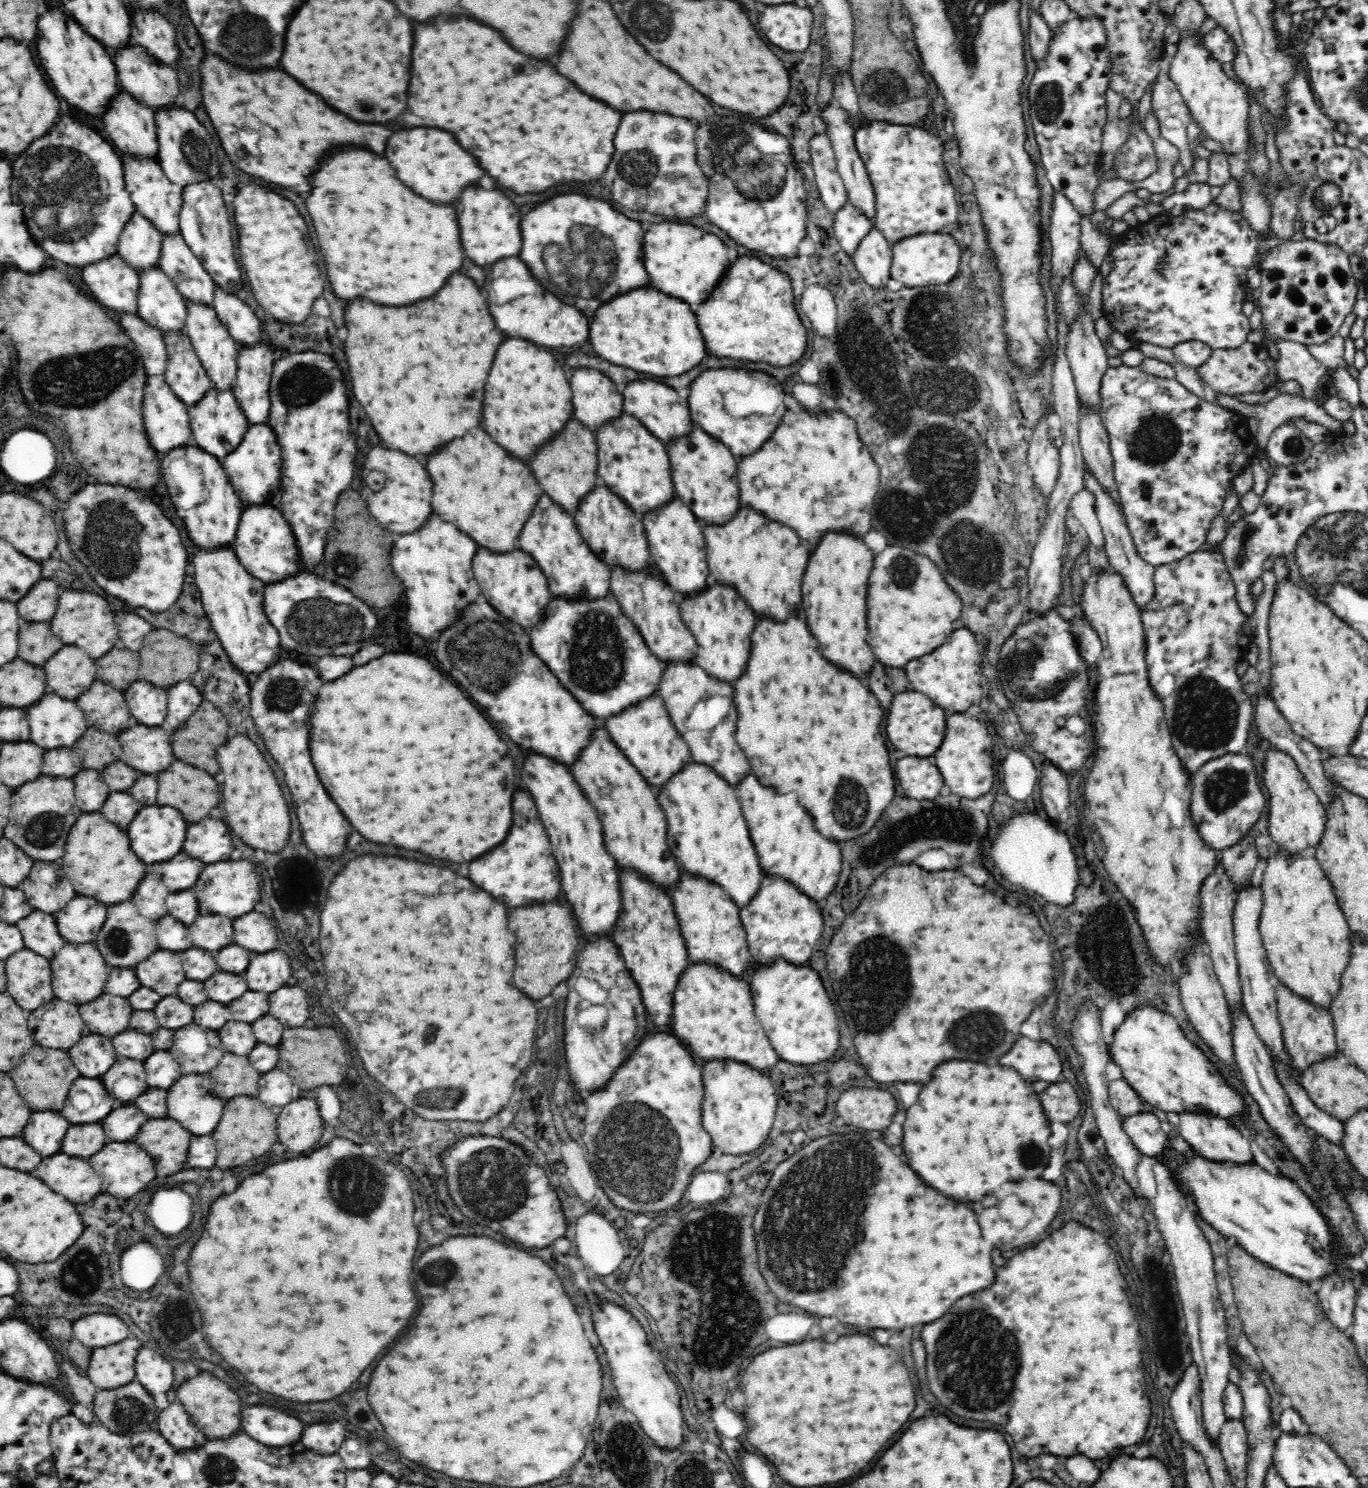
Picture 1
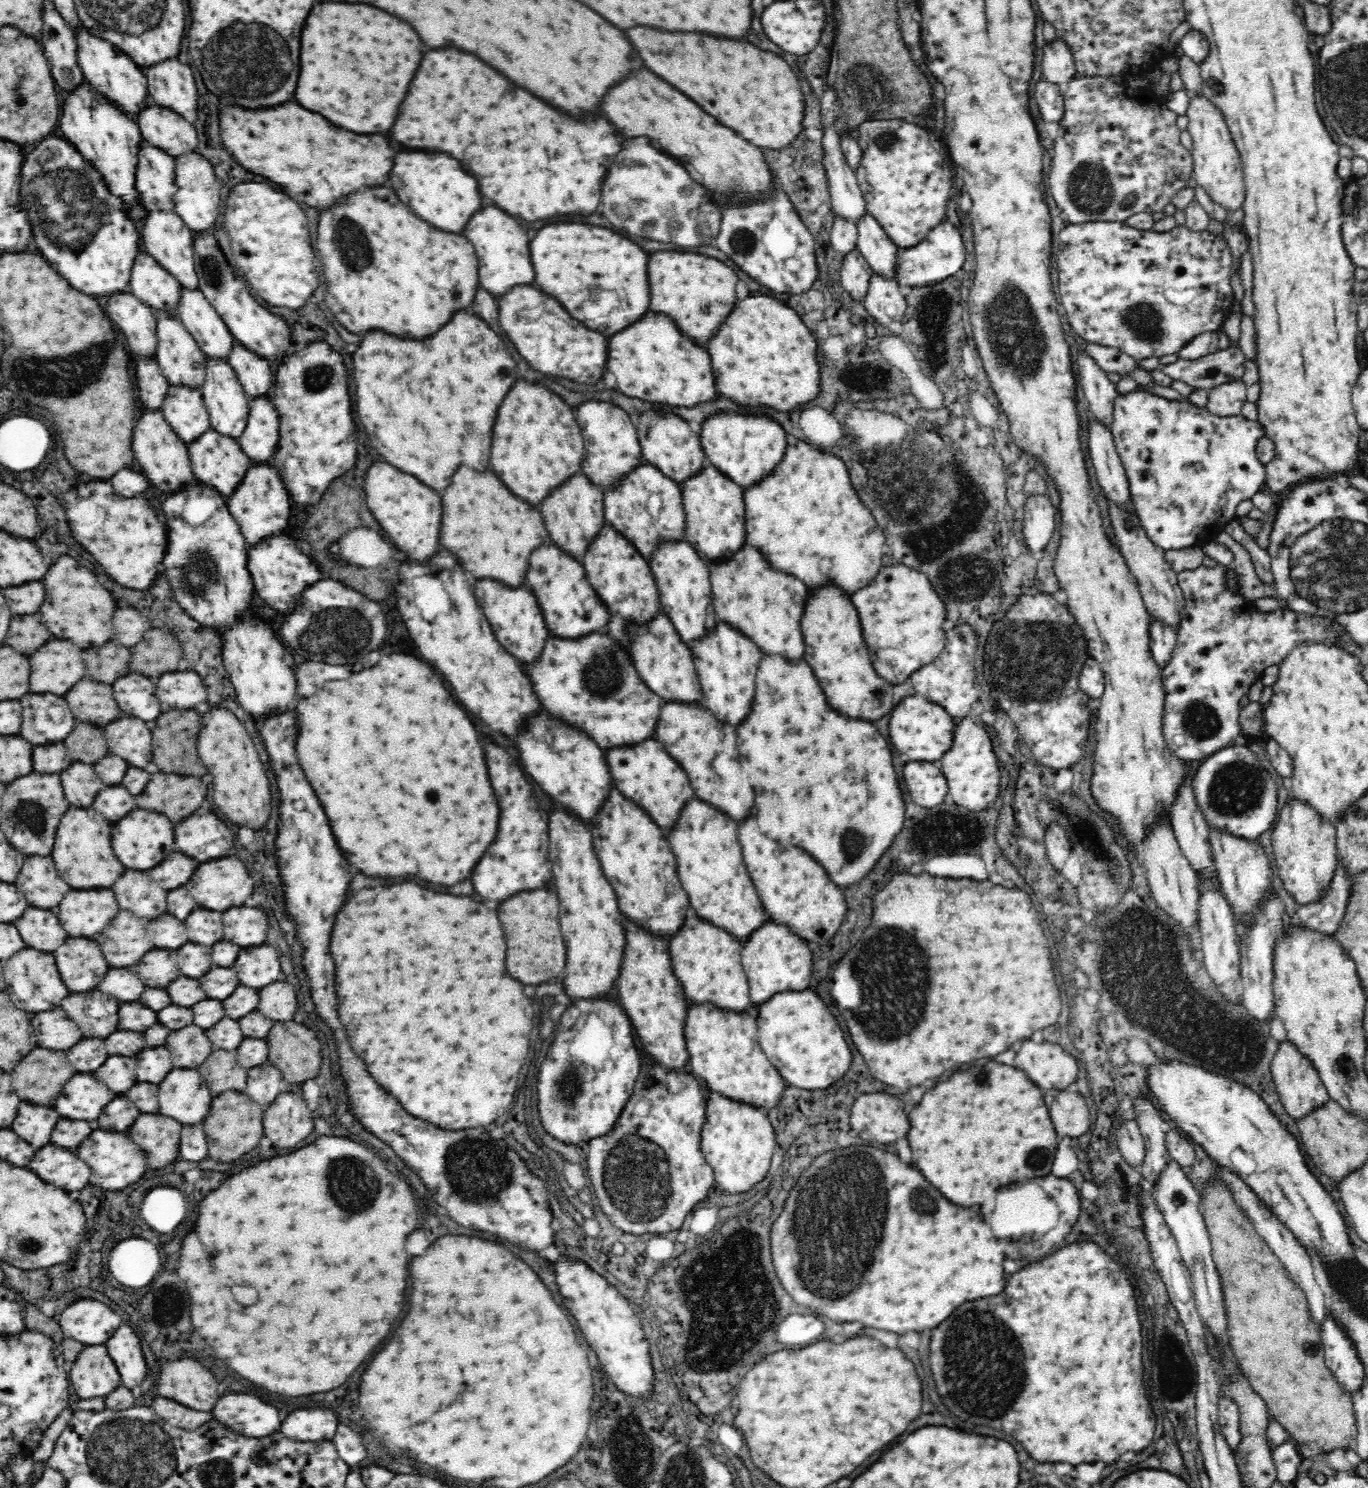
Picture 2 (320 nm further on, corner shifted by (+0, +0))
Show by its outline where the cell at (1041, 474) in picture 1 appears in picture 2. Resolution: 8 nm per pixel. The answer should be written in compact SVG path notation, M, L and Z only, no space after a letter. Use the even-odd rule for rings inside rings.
M1045 495L1027 498L1022 520L1022 539L1032 553L1044 552L1048 546L1056 530L1056 512L1057 509Z

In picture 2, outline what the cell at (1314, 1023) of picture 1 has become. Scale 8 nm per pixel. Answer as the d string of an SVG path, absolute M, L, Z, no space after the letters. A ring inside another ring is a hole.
M1286 1040L1279 1042L1271 1062L1271 1075L1274 1090L1278 1093L1282 1107L1296 1121L1296 1124L1301 1118L1308 1116L1330 1100L1328 1093L1326 1093L1326 1087L1322 1085L1322 1081L1312 1067L1310 1060L1306 1059L1294 1045Z

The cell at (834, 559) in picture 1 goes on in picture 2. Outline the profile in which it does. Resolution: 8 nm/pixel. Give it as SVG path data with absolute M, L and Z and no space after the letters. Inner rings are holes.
M836 586L818 588L804 610L802 616L802 634L806 642L804 660L816 672L824 694L828 696L828 704L836 708L842 716L860 718L860 720L880 720L894 706L892 684L882 680L874 668L868 654L868 648L862 640L862 628L852 606L850 598Z

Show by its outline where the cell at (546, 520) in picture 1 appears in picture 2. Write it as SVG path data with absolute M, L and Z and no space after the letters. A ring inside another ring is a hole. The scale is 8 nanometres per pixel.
M551 540L546 542L546 546L540 546L536 552L532 552L526 580L532 592L536 594L536 600L551 636L578 640L589 634L604 631L610 618L610 611L602 603L602 599L598 597L586 576L583 563L572 559Z

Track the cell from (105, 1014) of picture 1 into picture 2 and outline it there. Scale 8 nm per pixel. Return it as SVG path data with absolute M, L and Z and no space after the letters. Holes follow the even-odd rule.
M100 990L70 994L62 1000L62 1008L86 1038L106 1038L118 1030L118 1002Z

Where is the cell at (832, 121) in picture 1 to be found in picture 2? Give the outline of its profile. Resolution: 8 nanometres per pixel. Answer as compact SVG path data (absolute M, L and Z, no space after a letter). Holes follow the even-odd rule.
M869 213L855 225L858 231L857 249L868 261L873 273L886 280L896 281L900 248L890 240L880 223Z

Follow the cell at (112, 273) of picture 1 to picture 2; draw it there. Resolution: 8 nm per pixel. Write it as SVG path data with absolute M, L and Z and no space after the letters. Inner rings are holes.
M129 291L110 295L108 316L122 330L134 360L154 359L157 349L157 317L150 306Z

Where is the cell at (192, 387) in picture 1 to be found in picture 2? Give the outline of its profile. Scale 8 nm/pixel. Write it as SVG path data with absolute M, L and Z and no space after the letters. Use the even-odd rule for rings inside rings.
M184 385L169 386L160 413L180 441L186 444L210 430L210 415L198 389Z

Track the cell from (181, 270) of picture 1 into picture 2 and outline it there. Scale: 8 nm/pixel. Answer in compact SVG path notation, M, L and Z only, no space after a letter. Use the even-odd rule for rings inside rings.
M200 289L181 290L177 310L184 327L207 359L228 362L235 339Z

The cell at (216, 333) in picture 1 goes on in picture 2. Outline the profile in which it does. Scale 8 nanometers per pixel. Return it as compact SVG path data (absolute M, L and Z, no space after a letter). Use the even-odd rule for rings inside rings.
M207 359L206 380L200 389L208 415L210 415L210 428L222 436L239 440L243 435L249 415L250 398L240 381L236 377L234 369L228 362L220 359Z

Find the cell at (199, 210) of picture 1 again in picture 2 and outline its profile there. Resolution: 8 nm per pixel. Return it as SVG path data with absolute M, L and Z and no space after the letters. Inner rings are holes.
M202 233L193 239L193 253L199 289L227 325L236 343L268 361L282 362L286 358L287 348L294 342L290 340L290 326L280 316L272 314L250 296L240 272L237 273L226 261L212 233Z

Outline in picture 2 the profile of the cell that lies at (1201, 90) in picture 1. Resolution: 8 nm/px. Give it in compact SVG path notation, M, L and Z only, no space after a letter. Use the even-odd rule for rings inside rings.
M1204 95L1191 98L1187 115L1190 120L1187 131L1193 140L1191 150L1193 178L1197 185L1202 187L1210 198L1222 206L1226 212L1229 210L1233 213L1235 210L1240 210L1245 201L1243 166L1223 115L1216 109L1216 105L1208 101Z

